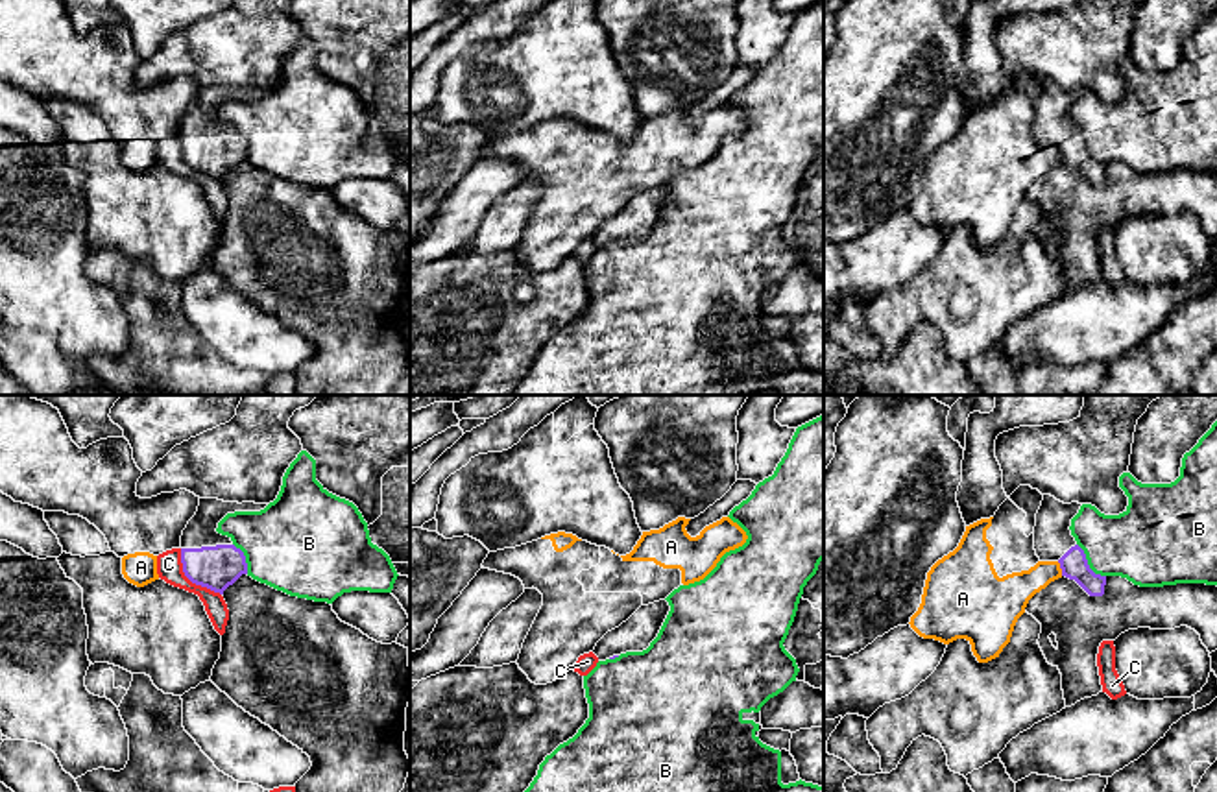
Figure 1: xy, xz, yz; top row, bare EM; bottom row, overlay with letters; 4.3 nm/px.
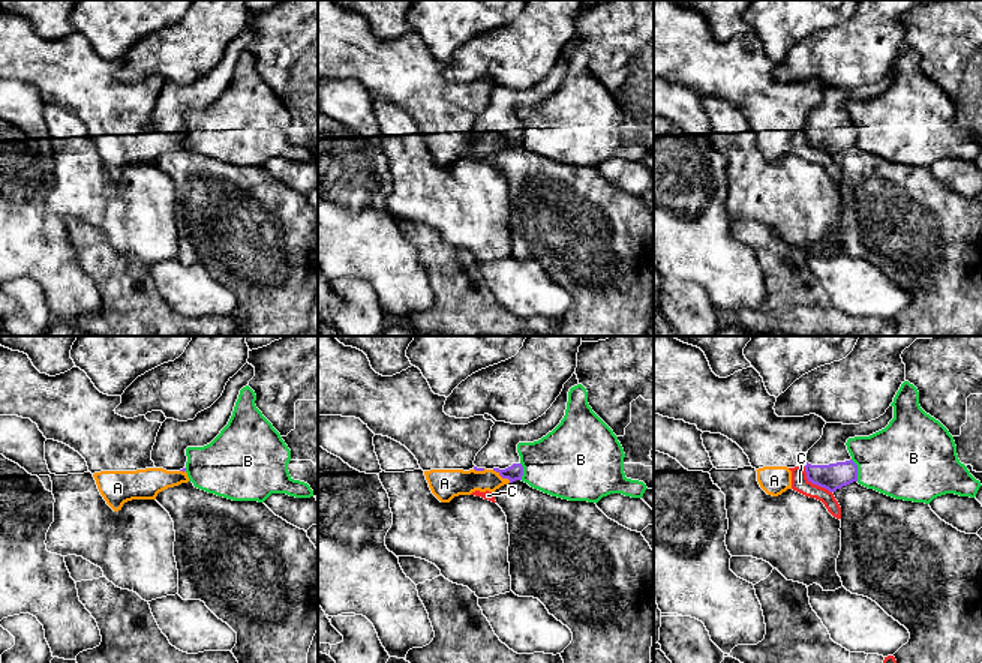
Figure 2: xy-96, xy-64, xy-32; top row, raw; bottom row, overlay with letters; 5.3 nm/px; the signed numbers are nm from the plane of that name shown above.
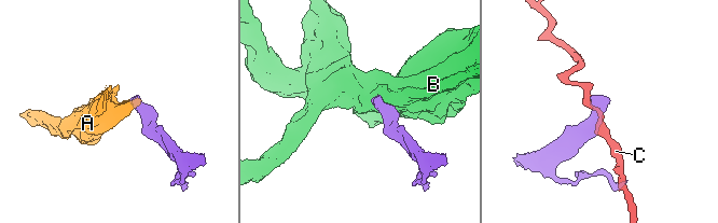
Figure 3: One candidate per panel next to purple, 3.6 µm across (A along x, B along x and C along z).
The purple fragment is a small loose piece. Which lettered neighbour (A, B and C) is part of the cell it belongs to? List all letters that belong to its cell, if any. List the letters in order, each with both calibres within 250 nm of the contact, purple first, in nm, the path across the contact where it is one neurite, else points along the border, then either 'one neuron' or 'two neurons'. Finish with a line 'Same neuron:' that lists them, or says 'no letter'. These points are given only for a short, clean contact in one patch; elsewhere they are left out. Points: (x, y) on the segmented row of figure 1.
A: 120/160 nm | along yz (1057, 562), (1062, 575) | two neurons
B: 120/320 nm | along yz (1077, 543), (1086, 564), (1105, 576) | two neurons
C: 190/110 nm | two neurons
Same neuron: no letter

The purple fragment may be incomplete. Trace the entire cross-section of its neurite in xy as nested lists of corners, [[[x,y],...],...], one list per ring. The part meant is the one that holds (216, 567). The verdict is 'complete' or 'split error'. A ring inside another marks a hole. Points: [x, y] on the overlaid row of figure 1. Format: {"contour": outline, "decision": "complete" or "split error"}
{"contour": [[[199,498],[198,511],[181,535],[185,576],[196,585],[223,594],[242,574],[247,574],[244,552],[233,545],[231,537],[218,534],[216,528],[227,513],[260,511],[266,506]]], "decision": "split error"}

